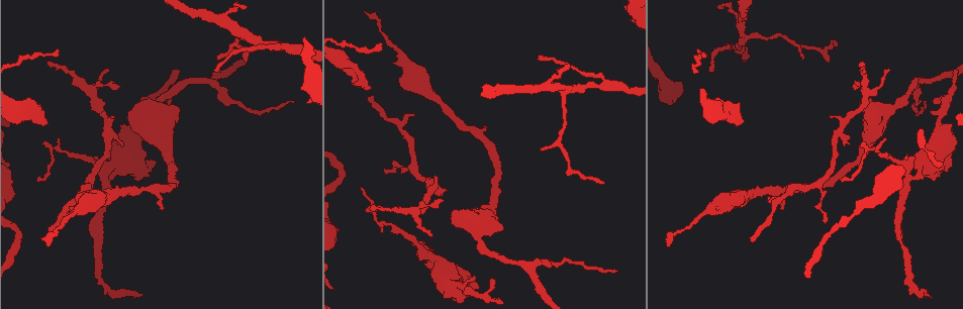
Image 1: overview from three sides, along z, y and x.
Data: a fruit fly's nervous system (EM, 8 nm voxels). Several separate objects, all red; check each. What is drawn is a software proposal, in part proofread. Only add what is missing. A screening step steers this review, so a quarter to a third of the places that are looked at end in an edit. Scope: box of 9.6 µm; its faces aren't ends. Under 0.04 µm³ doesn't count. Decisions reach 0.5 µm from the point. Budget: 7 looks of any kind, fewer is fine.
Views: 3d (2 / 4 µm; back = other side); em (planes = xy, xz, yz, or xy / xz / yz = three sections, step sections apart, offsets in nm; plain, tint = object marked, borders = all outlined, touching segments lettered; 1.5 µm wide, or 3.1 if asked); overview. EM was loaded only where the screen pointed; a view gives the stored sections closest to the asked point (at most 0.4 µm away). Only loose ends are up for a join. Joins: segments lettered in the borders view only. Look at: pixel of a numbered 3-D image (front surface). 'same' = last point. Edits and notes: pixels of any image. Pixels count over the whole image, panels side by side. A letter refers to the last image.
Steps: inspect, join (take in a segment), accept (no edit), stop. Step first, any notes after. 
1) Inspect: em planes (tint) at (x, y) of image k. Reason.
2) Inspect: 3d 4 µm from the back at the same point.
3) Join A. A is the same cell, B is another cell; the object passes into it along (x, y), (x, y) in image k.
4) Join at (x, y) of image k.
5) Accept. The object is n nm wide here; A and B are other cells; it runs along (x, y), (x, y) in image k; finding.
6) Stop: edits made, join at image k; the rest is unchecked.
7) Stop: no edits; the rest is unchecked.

Inspect: em planes (borders) at (865, 63) of image 1. Tapers out.

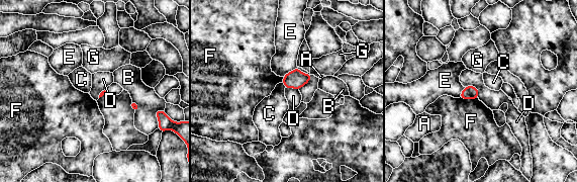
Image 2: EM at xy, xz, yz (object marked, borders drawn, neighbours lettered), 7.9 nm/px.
Accept. A, B, C, D, E, F and G are other cells; a border runs along (465, 86), (474, 86), (478, 97) in image 2; no lettered segment goes on from it.

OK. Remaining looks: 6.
Inspect: 3d 2 µm at (106, 71) of image 1.

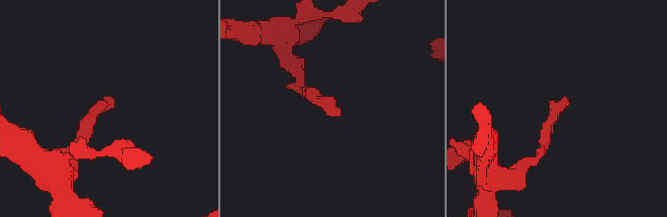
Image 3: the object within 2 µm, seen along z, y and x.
Inspect: em xy step 8 (borders) at (104, 98) of image 3.

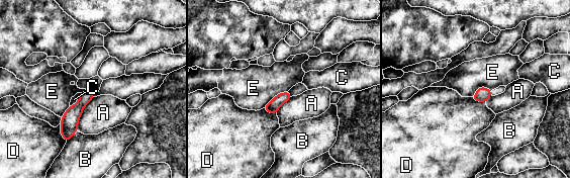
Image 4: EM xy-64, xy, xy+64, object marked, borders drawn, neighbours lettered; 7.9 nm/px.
Inspect: em planes (borders) at the same point.

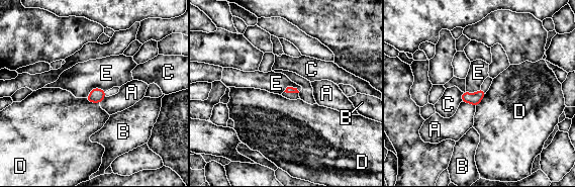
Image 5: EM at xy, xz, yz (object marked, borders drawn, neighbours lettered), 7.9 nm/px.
Accept. A, B, C, D and E are other cells; a border runs along (105, 91), (94, 88), (86, 97) in image 5; none of them fits.

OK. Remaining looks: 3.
Inspect: 3d 4 µm at (368, 99) of image 1.

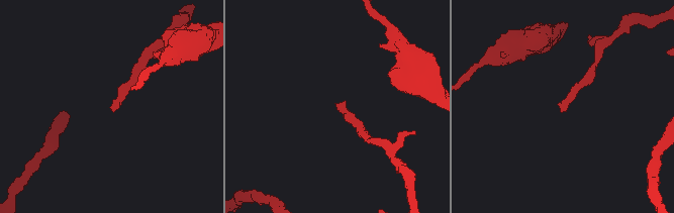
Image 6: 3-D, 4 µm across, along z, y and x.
Inspect: em xy step 8 (tint) at (110, 108) of image 6. Now the EM.

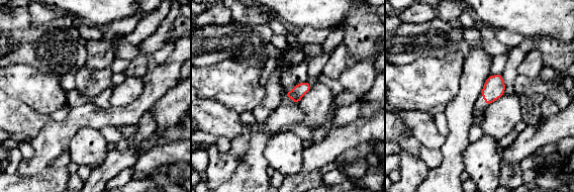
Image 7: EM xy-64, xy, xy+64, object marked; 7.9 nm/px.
Inspect: em planes (borders) at the same point.

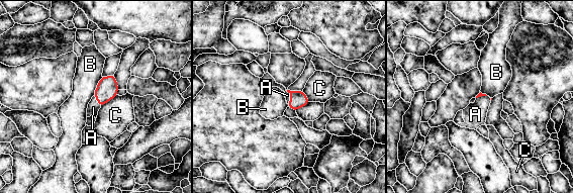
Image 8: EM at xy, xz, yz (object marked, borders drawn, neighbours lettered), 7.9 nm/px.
Join A. A is the same cell, B and C are other cells; the object passes into it along (107, 88), (97, 100), (93, 107) in image 8; the cell continues.

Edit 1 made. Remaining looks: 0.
Stop: edits made, join at image 8; the rest is unchecked.

